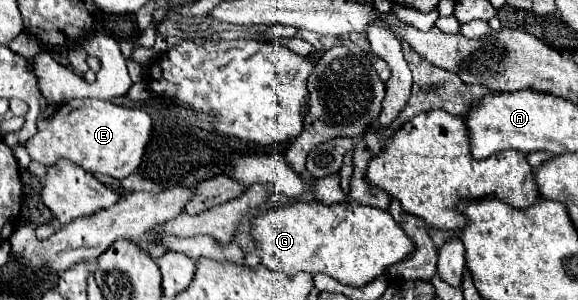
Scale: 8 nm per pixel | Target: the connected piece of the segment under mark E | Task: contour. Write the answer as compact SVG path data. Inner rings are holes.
M72 99L50 119L38 119L36 125L36 135L26 141L26 151L34 161L52 167L60 159L68 159L90 173L100 171L122 179L138 169L150 139L152 121L142 109L128 109L102 99Z

